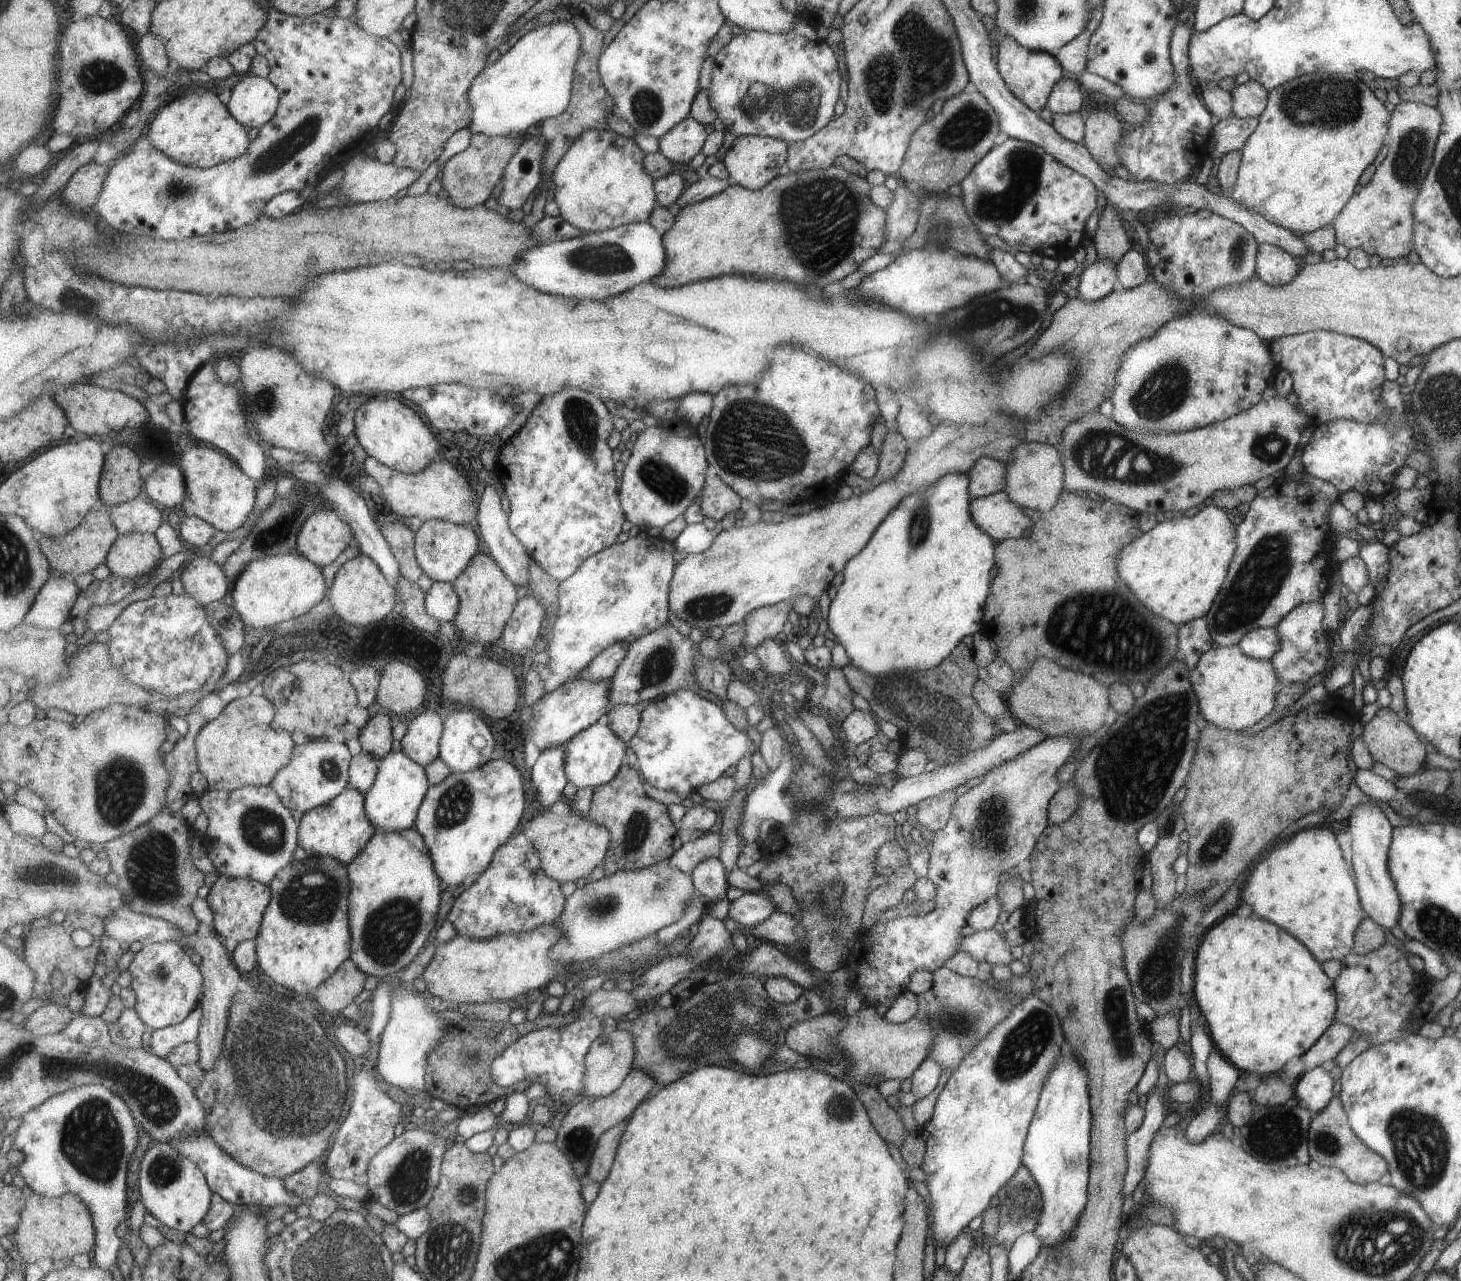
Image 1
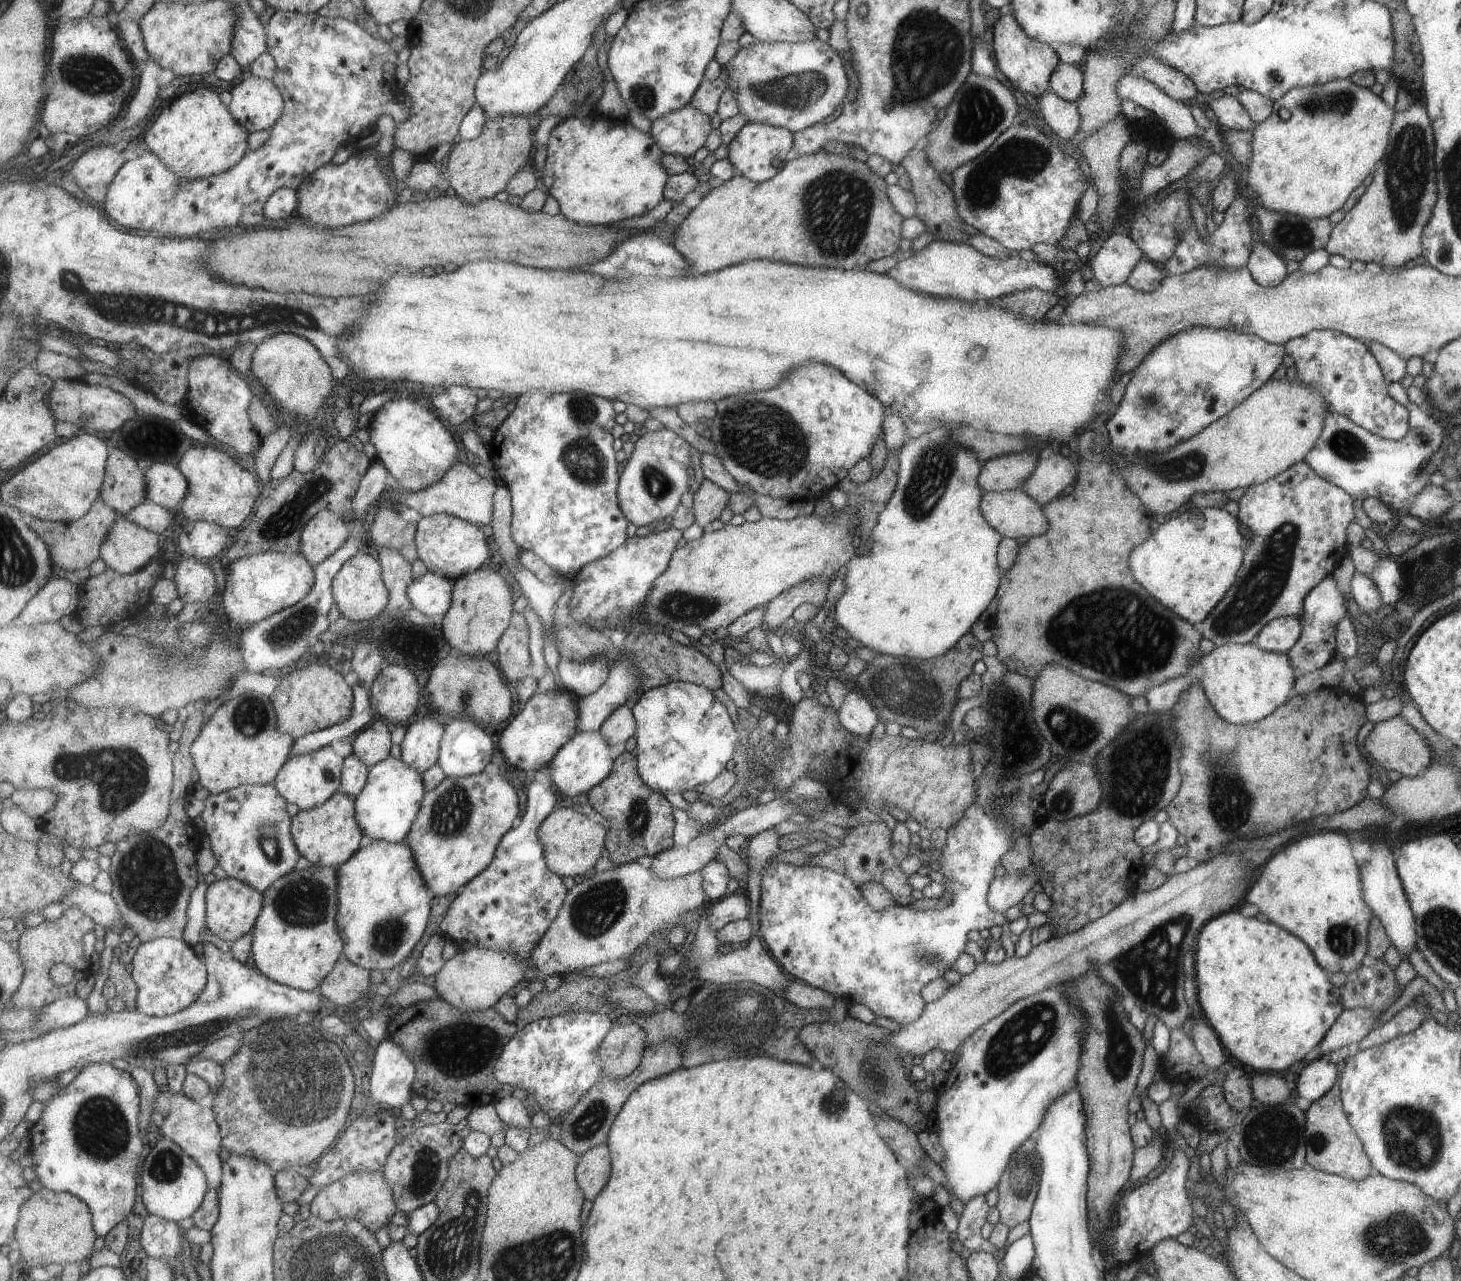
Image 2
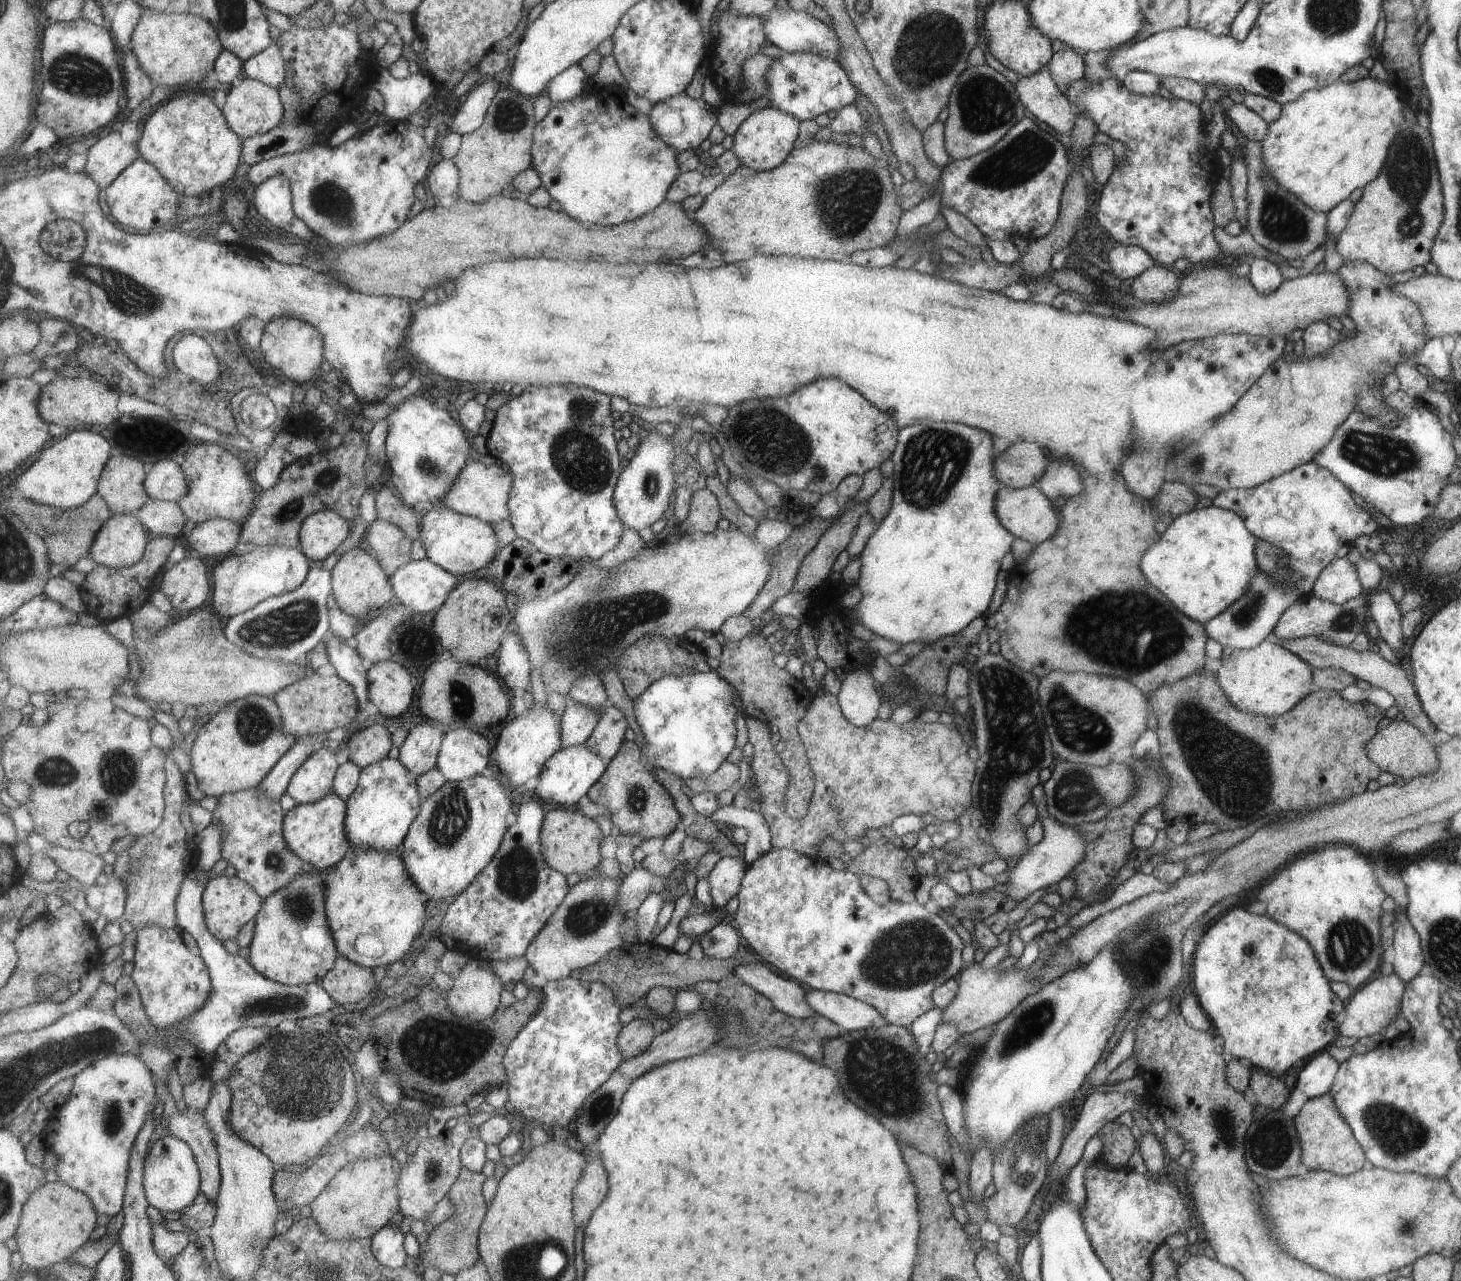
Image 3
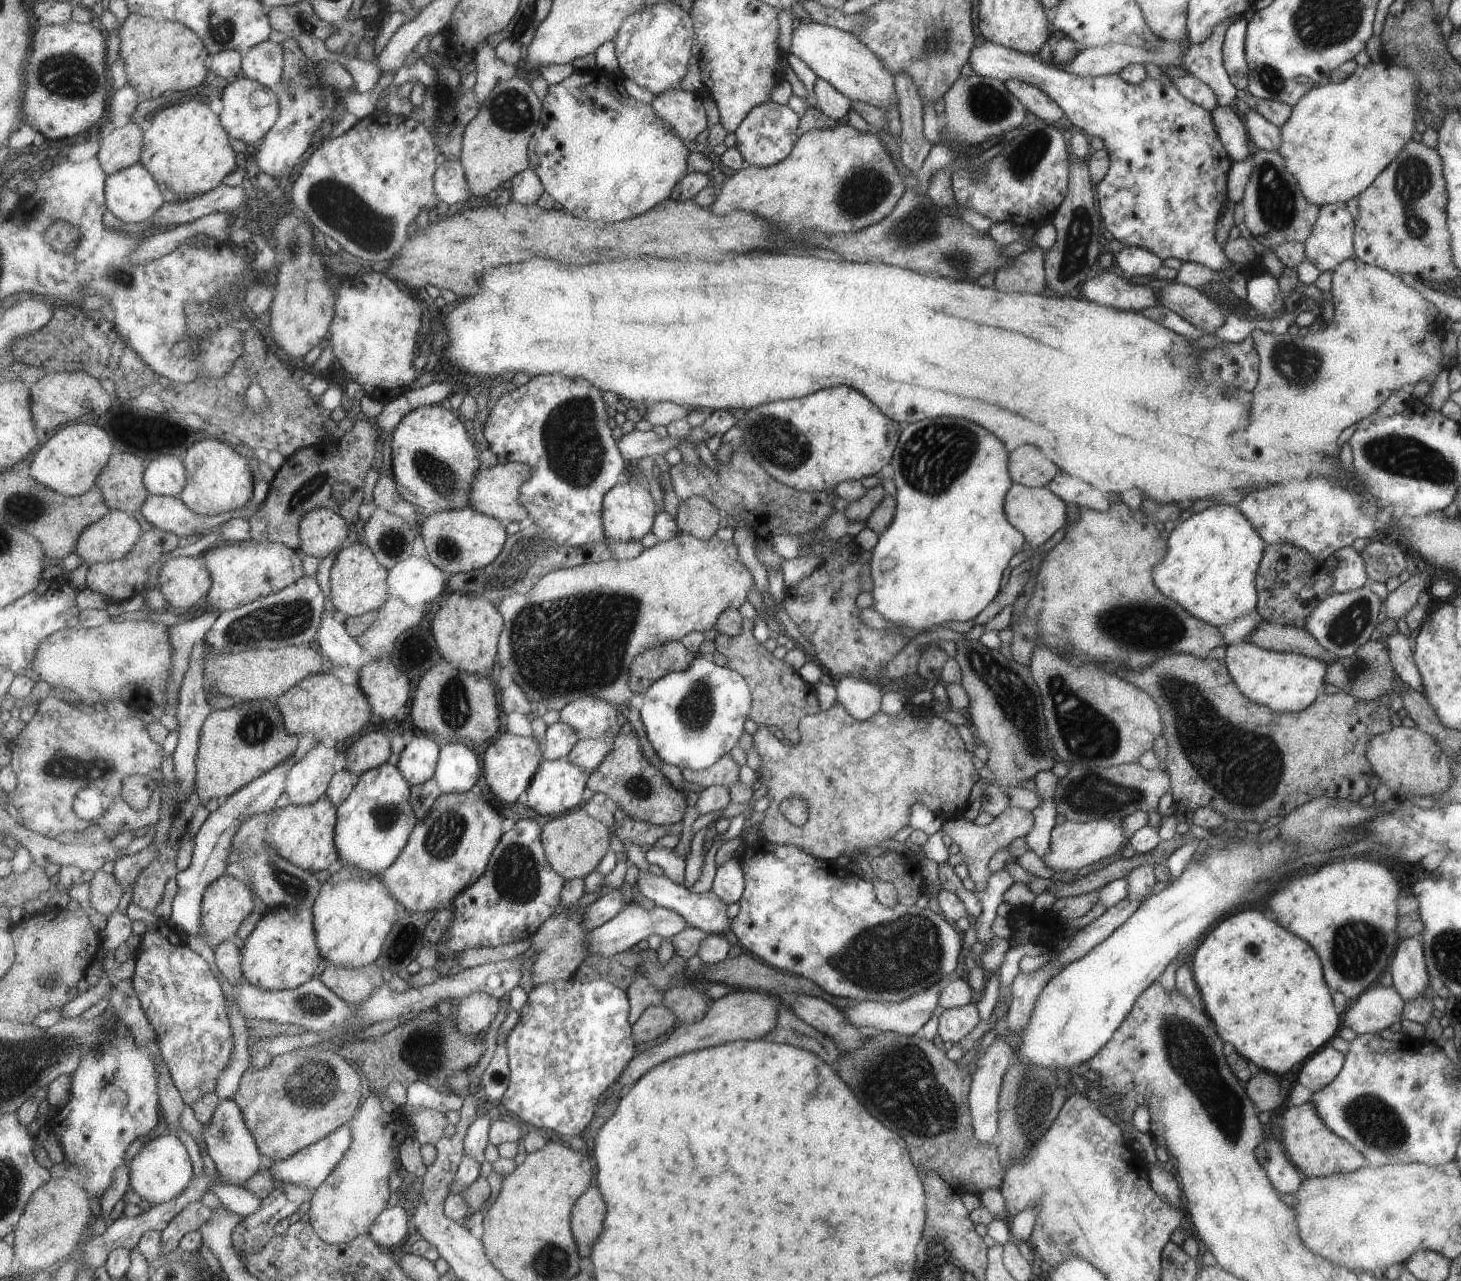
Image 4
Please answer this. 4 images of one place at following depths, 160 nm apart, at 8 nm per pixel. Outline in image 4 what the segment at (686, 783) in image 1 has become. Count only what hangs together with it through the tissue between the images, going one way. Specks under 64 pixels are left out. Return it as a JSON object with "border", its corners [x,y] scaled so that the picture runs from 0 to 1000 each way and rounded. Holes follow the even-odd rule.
{"border":[[[483,511],[478,512],[477,515],[474,517],[474,520],[473,520],[472,523],[469,523],[469,525],[461,525],[457,526],[454,529],[450,531],[450,533],[447,534],[447,536],[446,536],[437,546],[438,557],[440,564],[441,565],[444,576],[446,578],[446,582],[450,585],[451,590],[452,590],[454,594],[457,595],[458,597],[465,598],[465,600],[467,601],[473,600],[474,602],[484,601],[487,600],[487,598],[491,596],[493,592],[496,592],[499,589],[502,584],[505,582],[506,576],[510,573],[510,564],[513,560],[515,549],[515,539],[513,539],[512,533],[510,532],[510,529],[504,523],[492,520],[487,514],[487,512]]]}

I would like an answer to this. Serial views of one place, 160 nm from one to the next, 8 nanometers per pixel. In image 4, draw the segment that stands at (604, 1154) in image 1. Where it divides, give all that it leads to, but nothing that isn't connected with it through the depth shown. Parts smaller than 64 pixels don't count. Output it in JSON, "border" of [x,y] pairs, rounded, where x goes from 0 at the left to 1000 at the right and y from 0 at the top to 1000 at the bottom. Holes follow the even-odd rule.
{"border":[[[409,924],[400,929],[395,937],[392,947],[392,960],[398,981],[405,980],[409,966],[411,966],[414,948],[415,948],[414,940],[415,940],[414,934]]]}

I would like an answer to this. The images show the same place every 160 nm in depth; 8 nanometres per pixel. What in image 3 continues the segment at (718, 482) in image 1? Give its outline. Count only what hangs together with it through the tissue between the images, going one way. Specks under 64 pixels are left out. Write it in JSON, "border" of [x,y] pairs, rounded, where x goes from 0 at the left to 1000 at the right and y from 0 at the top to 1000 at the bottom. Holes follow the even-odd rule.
{"border":[[[483,379],[475,384],[471,404],[464,410],[466,417],[476,417],[477,415],[485,417],[491,413],[494,404],[493,389]]]}

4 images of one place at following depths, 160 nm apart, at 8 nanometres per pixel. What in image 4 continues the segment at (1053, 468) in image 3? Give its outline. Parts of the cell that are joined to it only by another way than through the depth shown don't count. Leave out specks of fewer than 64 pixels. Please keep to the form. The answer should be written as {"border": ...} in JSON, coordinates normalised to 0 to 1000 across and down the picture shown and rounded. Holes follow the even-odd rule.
{"border":[[[723,367],[723,372],[715,379],[727,392],[735,393],[737,397],[749,397],[753,400],[758,398],[761,394],[760,386],[752,384],[739,373]]]}

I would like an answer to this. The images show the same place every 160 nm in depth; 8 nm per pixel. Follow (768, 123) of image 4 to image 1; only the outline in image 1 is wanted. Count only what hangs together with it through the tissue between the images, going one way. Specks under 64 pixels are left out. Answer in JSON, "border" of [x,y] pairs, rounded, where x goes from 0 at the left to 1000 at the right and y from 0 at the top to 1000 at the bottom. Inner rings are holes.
{"border":[[[510,105],[504,107],[496,126],[500,135],[500,144],[505,144],[515,148],[525,144],[528,139],[535,136],[539,125],[539,112],[534,108],[522,105]]]}

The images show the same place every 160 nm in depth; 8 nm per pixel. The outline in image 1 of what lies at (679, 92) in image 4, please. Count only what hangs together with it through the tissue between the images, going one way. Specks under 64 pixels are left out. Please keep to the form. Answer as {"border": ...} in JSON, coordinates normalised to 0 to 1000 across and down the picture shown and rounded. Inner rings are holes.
{"border":[[[473,90],[451,109],[451,117],[461,127],[472,128],[483,114],[484,101]]]}

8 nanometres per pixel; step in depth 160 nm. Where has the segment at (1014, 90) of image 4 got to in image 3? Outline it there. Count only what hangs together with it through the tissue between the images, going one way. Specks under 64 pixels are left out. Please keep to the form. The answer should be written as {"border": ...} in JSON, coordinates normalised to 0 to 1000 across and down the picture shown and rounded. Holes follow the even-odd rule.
{"border":[[[717,50],[710,57],[697,60],[693,66],[704,91],[710,92],[727,107],[735,99],[735,86],[722,67]]]}

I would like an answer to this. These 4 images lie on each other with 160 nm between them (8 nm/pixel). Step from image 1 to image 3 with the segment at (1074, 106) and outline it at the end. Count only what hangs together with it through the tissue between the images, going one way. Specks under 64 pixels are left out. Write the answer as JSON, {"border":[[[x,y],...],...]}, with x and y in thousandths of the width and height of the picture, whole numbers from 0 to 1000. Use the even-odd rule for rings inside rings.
{"border":[[[730,36],[728,38],[723,39],[717,51],[719,60],[726,72],[742,59],[741,43]]]}

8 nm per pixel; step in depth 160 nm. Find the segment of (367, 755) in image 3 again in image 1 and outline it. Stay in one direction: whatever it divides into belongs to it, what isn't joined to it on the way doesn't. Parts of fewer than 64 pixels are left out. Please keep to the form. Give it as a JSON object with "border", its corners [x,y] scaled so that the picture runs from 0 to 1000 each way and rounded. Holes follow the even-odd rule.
{"border":[[[264,557],[254,560],[246,573],[248,587],[259,593],[265,590],[268,586],[270,563],[271,560]]]}

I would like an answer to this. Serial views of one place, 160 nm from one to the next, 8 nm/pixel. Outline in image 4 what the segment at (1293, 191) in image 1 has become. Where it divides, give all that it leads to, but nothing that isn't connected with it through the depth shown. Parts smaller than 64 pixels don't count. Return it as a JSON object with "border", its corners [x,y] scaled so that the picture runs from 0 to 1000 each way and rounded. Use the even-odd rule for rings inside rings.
{"border":[[[938,48],[934,52],[929,52],[919,64],[910,64],[897,69],[887,82],[884,83],[882,92],[875,99],[877,111],[874,119],[878,125],[878,131],[886,139],[891,153],[896,159],[903,162],[929,154],[939,144],[943,136],[964,111],[969,97],[969,62],[971,62],[969,54]]]}

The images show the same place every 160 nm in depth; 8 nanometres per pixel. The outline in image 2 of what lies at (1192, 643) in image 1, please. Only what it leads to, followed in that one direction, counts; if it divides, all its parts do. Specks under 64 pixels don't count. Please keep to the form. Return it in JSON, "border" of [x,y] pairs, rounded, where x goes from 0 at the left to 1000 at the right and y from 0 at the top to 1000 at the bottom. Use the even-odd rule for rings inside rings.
{"border":[[[815,521],[812,525],[808,528],[804,528],[802,532],[797,532],[796,535],[789,536],[786,542],[784,543],[786,557],[798,557],[802,554],[805,549],[806,542],[816,534]]]}

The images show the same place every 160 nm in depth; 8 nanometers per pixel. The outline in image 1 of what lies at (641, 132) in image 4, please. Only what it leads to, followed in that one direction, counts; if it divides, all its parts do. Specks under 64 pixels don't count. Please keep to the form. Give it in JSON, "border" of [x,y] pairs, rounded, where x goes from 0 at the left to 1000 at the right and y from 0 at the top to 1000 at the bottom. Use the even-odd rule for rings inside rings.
{"border":[[[418,101],[401,101],[383,126],[378,136],[379,153],[385,168],[392,176],[405,181],[415,180],[429,174],[444,173],[450,162],[449,140],[441,131],[441,117],[437,116],[433,107],[424,105]]]}

